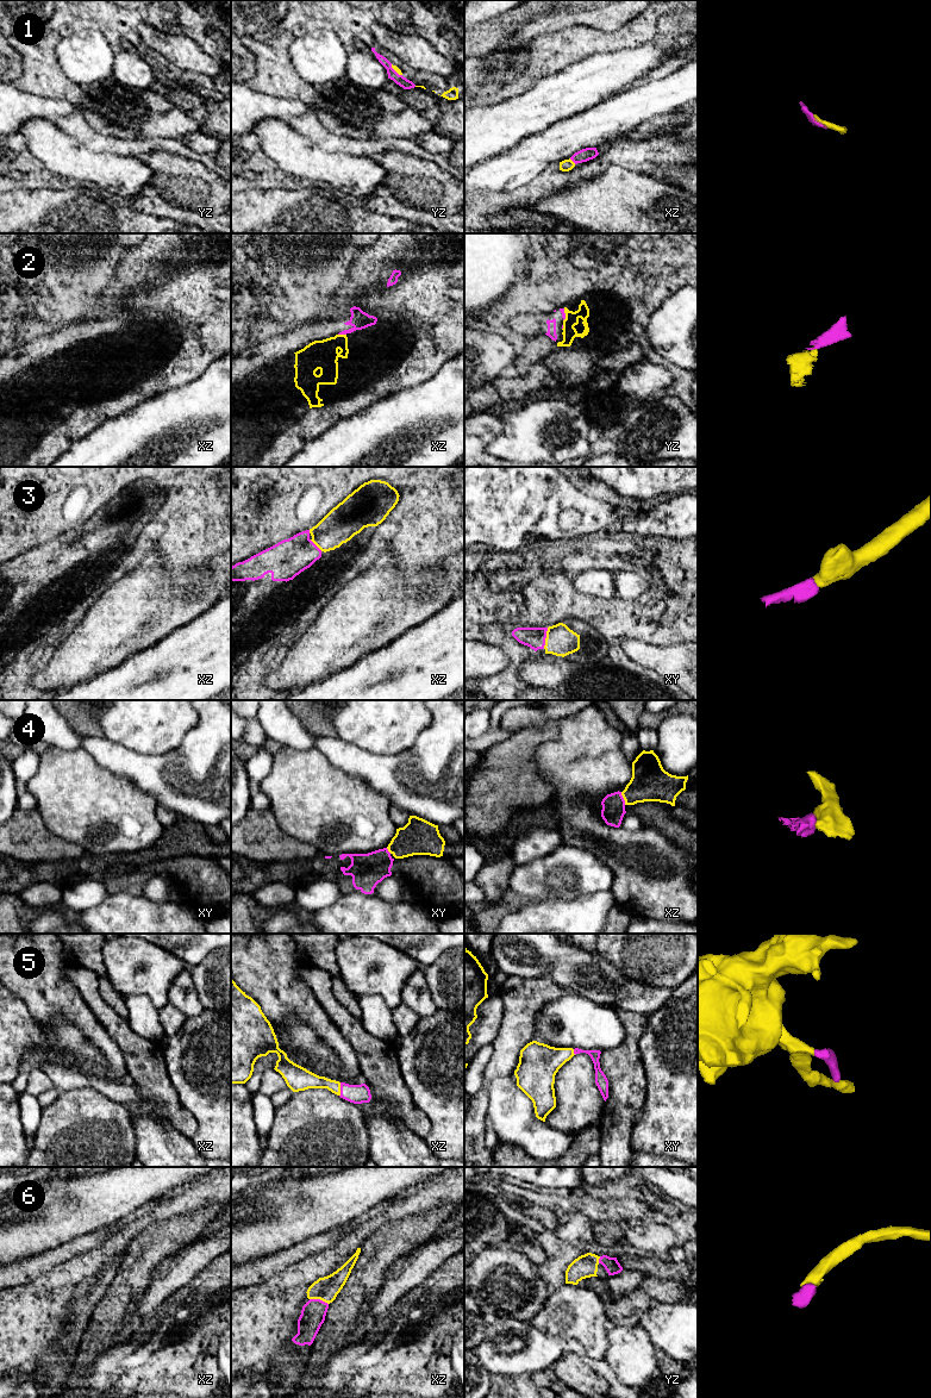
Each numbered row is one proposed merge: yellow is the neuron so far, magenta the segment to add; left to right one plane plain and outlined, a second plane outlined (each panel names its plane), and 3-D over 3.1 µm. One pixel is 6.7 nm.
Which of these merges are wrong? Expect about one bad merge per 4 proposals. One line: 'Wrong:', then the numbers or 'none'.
Wrong: none

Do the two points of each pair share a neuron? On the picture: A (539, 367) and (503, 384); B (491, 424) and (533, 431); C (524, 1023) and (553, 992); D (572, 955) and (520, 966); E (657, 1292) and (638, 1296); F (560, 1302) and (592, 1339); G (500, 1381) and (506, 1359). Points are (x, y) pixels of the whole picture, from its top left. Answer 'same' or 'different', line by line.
A: same
B: different
C: same
D: same
E: different
F: same
G: different

